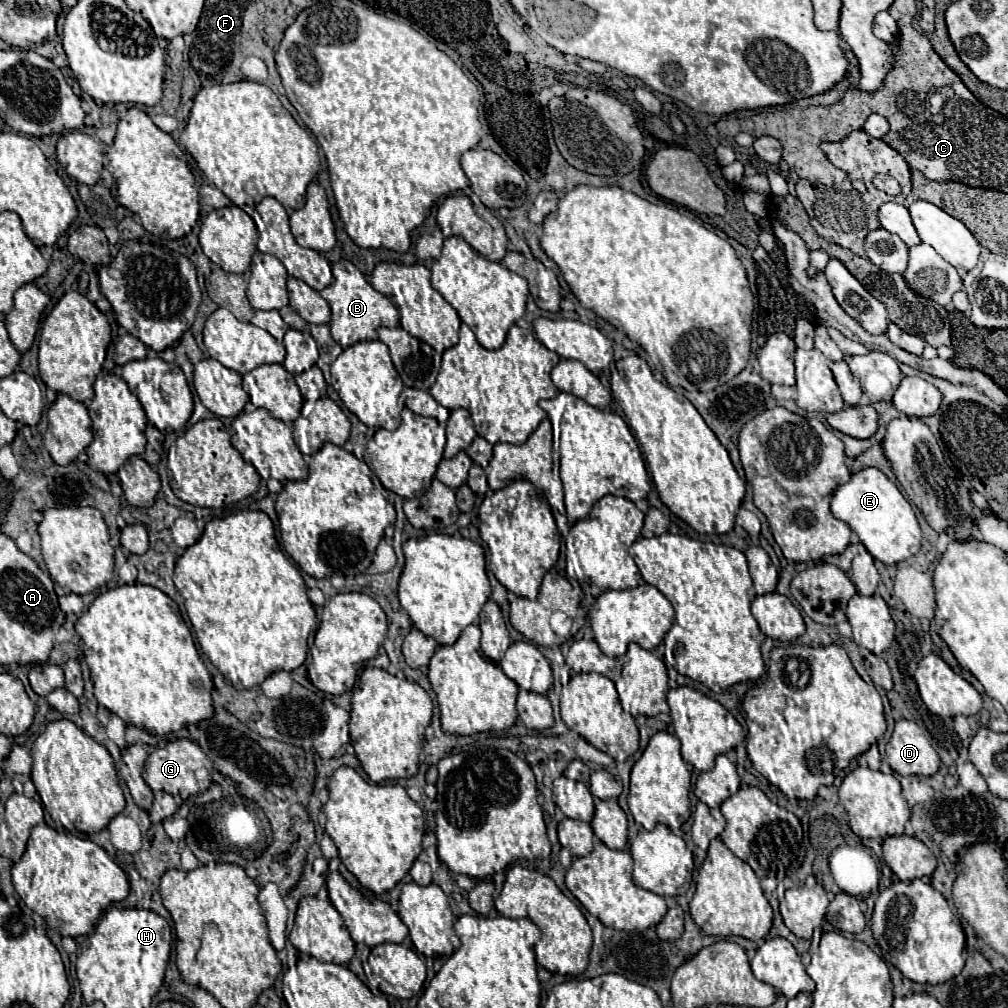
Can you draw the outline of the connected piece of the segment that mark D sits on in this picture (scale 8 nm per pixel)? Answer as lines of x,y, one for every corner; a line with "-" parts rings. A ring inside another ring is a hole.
899,719
885,747
891,769
899,775
931,777
939,771
941,759
915,721

